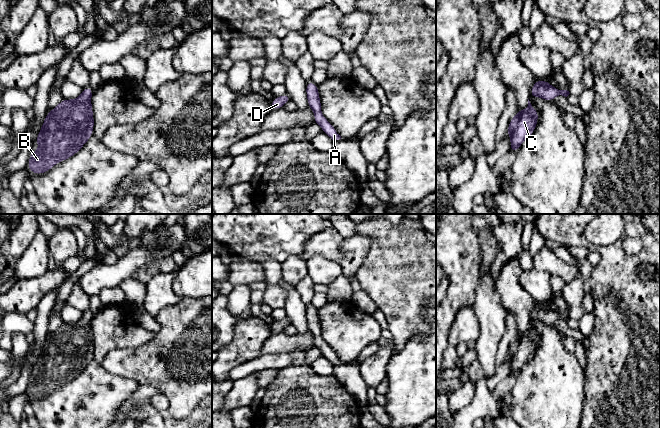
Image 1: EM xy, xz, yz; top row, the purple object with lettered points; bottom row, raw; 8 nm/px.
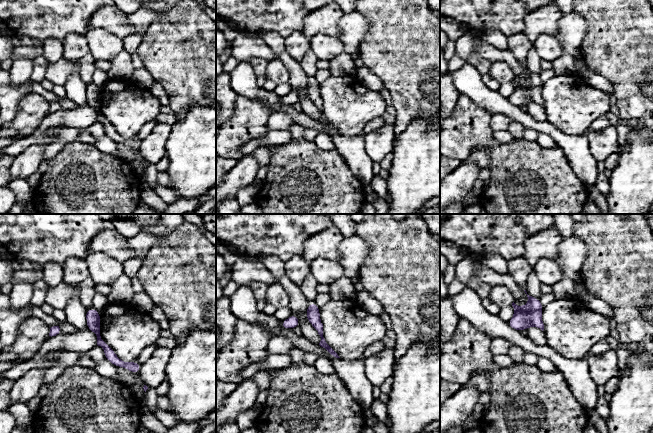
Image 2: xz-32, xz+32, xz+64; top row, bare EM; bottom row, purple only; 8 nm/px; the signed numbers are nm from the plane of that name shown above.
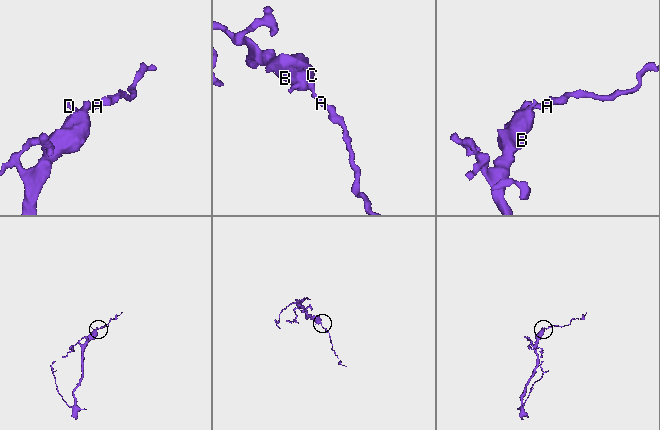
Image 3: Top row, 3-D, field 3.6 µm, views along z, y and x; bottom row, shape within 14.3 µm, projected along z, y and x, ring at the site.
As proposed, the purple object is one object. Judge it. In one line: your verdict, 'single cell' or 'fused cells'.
single cell

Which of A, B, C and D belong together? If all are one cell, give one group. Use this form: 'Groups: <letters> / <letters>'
Groups: A B C D

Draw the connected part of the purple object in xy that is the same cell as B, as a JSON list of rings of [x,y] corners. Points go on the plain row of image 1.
[[[89,309],[78,322],[63,323],[47,337],[35,364],[39,373],[31,377],[27,389],[35,399],[72,381],[89,364],[94,352],[92,318]]]

